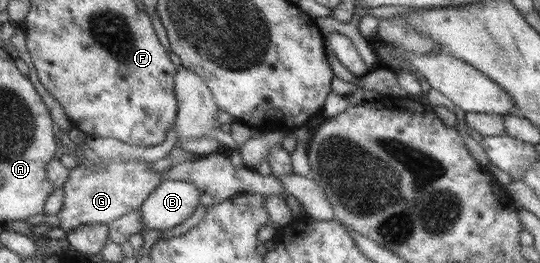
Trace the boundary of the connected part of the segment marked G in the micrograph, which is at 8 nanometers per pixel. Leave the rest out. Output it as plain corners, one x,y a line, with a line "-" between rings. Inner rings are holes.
102,158
102,167
88,163
70,170
67,183
64,184
64,206
58,214
60,229
66,236
80,225
109,225
126,215
128,210
140,208
142,203
160,185
162,173
152,172
150,163
146,162
110,162

